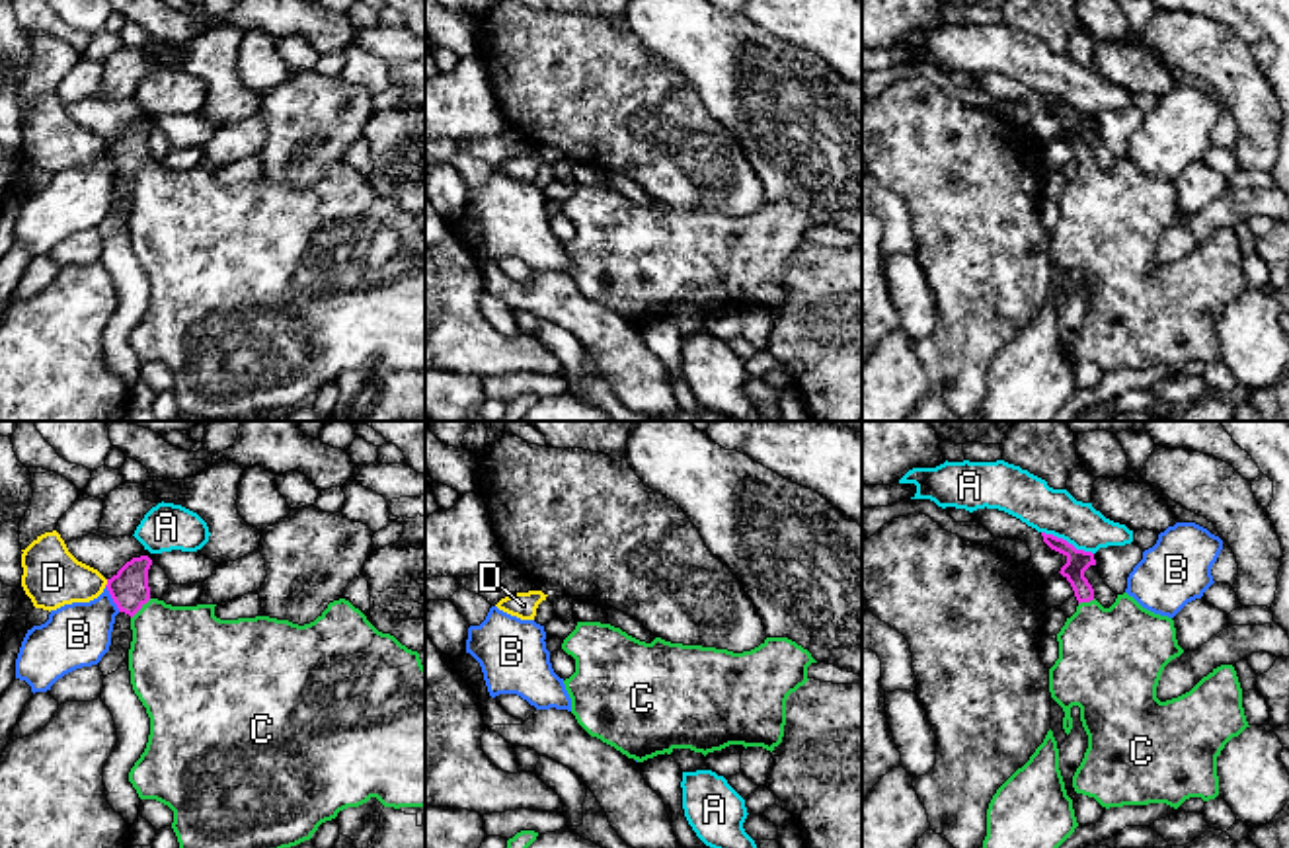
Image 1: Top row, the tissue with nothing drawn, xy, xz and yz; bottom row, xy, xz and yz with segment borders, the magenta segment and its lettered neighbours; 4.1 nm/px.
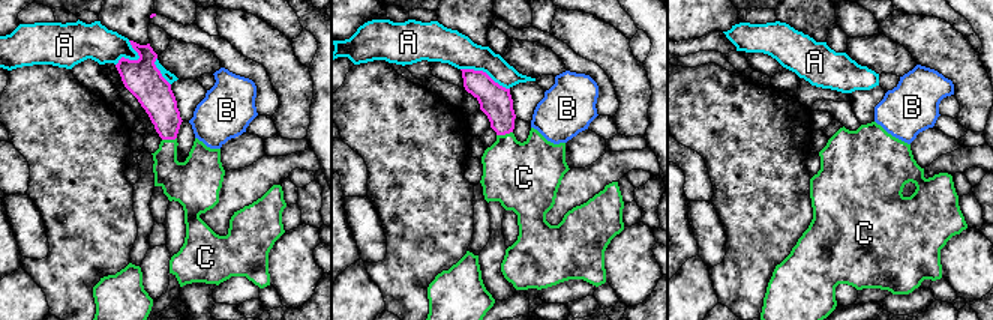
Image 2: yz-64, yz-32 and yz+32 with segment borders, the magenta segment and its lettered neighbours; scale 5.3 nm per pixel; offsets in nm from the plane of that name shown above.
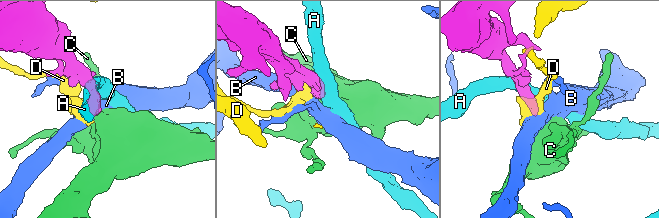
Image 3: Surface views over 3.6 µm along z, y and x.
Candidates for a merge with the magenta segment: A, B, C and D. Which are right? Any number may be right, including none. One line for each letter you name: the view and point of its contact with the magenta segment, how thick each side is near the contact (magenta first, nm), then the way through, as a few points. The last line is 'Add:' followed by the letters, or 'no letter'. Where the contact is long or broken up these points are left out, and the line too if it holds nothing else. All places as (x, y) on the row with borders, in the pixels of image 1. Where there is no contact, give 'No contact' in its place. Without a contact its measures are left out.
C: Touches magenta at xy (141, 607). Thickness 160 nm (magenta) against 400 nm. Path across: xy (129, 589), (141, 607), (178, 654)
Add: C

